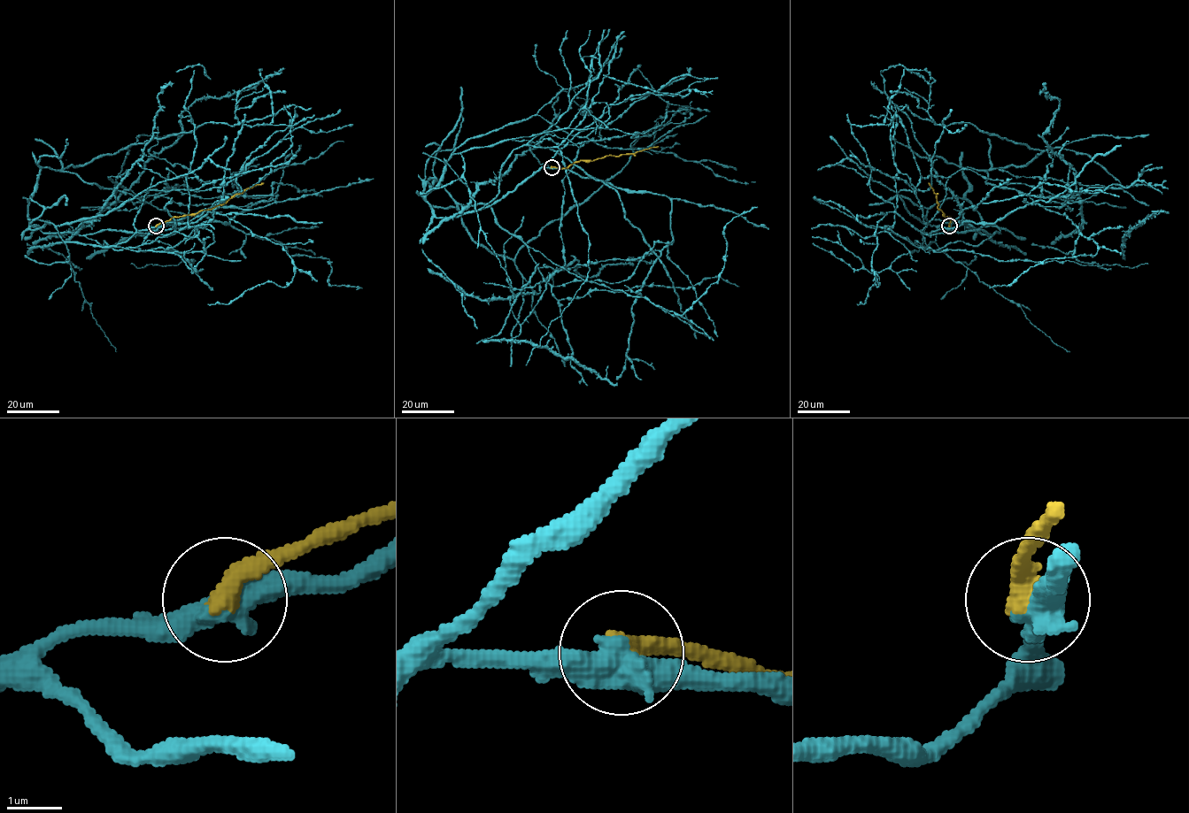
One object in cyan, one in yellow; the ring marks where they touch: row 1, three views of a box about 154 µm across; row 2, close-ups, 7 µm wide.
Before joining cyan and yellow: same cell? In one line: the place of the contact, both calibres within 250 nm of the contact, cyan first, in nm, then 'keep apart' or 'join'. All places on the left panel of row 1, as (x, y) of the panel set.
(156, 226) | 550/460 nm | keep apart

